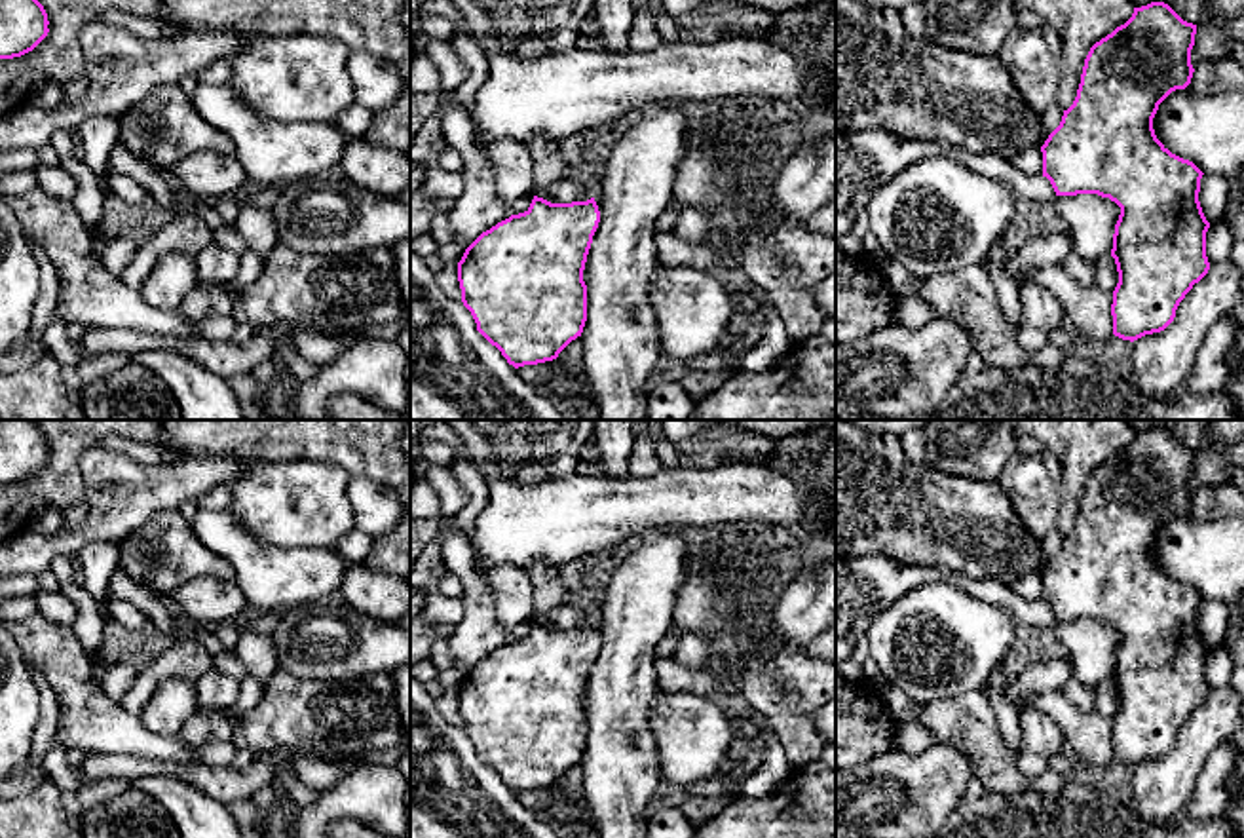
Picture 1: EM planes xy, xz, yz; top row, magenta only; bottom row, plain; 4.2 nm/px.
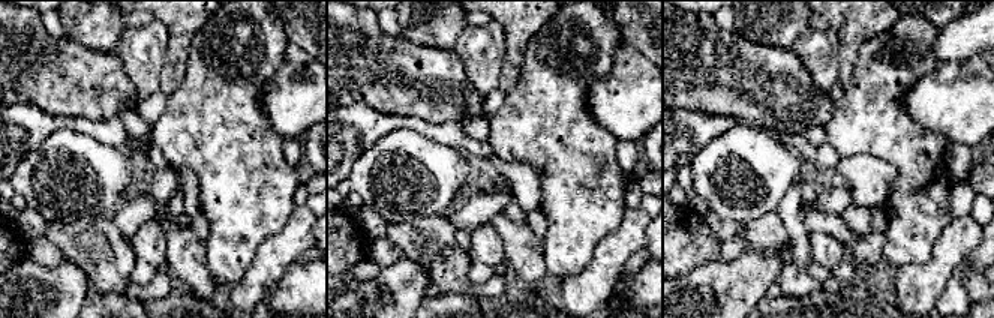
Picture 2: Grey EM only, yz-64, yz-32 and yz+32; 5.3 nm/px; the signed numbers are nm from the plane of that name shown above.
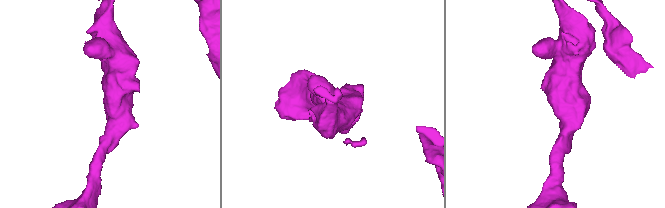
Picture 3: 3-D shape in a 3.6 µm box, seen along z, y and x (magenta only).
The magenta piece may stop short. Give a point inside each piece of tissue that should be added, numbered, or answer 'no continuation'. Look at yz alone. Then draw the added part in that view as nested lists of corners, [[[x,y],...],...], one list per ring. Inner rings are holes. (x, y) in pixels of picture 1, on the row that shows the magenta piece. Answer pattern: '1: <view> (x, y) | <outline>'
no continuation

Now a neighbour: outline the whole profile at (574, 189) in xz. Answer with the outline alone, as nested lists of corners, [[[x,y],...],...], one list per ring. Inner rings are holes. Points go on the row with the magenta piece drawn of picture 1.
[[[572,177],[572,179],[566,179],[566,181],[560,181],[556,182],[553,188],[551,188],[551,194],[562,201],[562,203],[572,203],[572,201],[587,201],[591,198],[594,198],[591,194],[591,188],[585,184],[583,179],[579,177]]]

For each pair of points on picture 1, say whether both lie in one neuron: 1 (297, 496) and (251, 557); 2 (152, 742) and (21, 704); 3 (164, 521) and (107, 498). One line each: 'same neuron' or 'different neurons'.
1: different neurons
2: different neurons
3: different neurons

